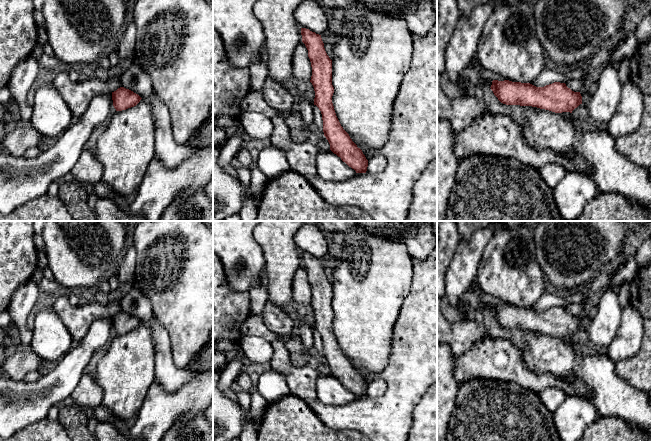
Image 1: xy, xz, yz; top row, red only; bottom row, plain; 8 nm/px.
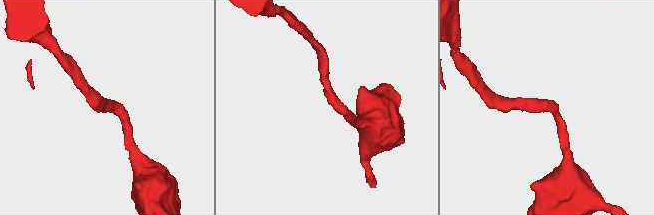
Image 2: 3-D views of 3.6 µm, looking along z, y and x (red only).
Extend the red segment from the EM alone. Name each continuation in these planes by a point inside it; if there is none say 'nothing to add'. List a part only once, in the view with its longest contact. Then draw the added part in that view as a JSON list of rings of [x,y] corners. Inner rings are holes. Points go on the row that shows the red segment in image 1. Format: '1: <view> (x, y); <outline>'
nothing to add

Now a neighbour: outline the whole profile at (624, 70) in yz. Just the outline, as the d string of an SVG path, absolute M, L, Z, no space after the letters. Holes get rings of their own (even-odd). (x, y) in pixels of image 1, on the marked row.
M628 60L621 62L620 67L618 68L618 76L622 85L630 80L630 65Z

